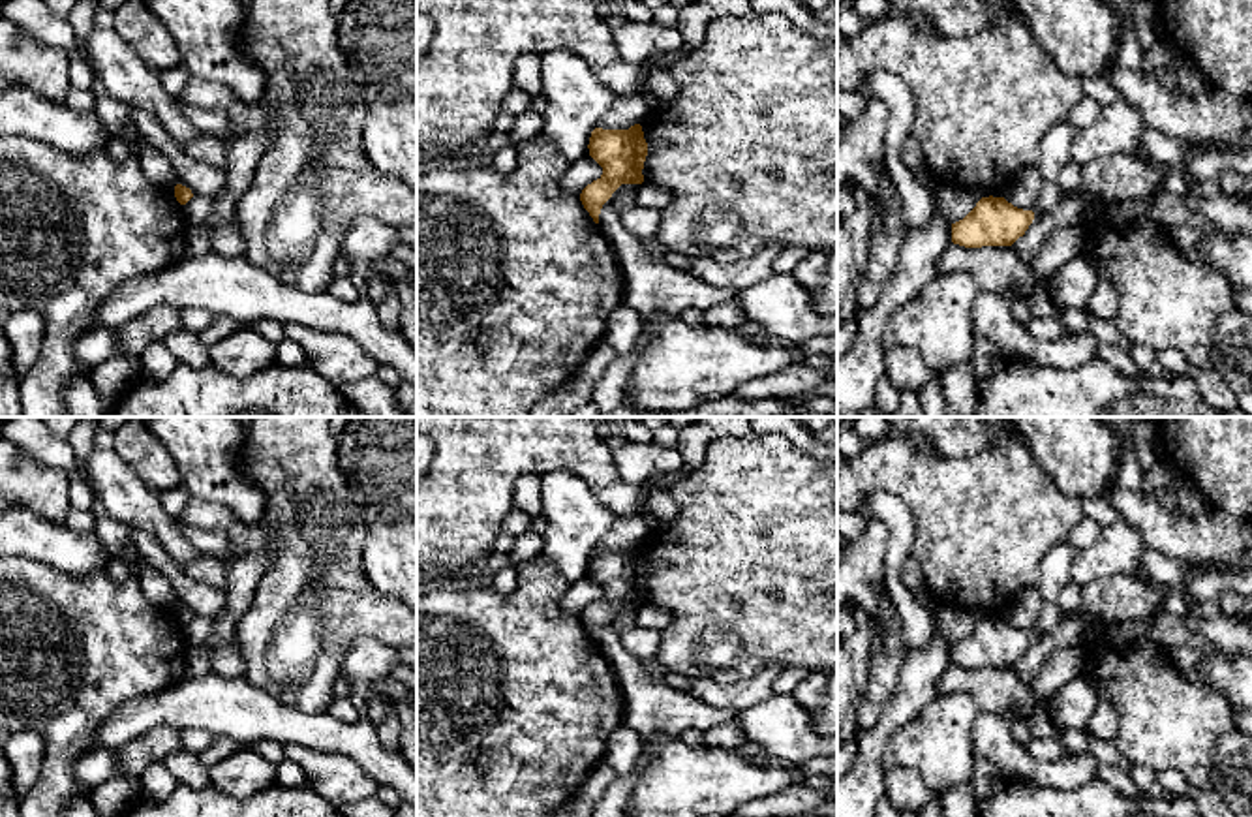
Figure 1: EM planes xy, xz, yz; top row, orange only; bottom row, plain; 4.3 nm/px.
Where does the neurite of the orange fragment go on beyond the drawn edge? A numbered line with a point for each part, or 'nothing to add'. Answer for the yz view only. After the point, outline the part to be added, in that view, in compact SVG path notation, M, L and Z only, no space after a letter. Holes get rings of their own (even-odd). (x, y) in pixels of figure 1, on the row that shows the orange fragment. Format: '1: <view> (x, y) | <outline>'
nothing to add

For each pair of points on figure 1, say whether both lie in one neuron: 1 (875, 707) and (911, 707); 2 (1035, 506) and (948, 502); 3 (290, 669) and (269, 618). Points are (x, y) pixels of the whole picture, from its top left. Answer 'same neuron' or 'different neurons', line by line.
1: different neurons
2: same neuron
3: same neuron

